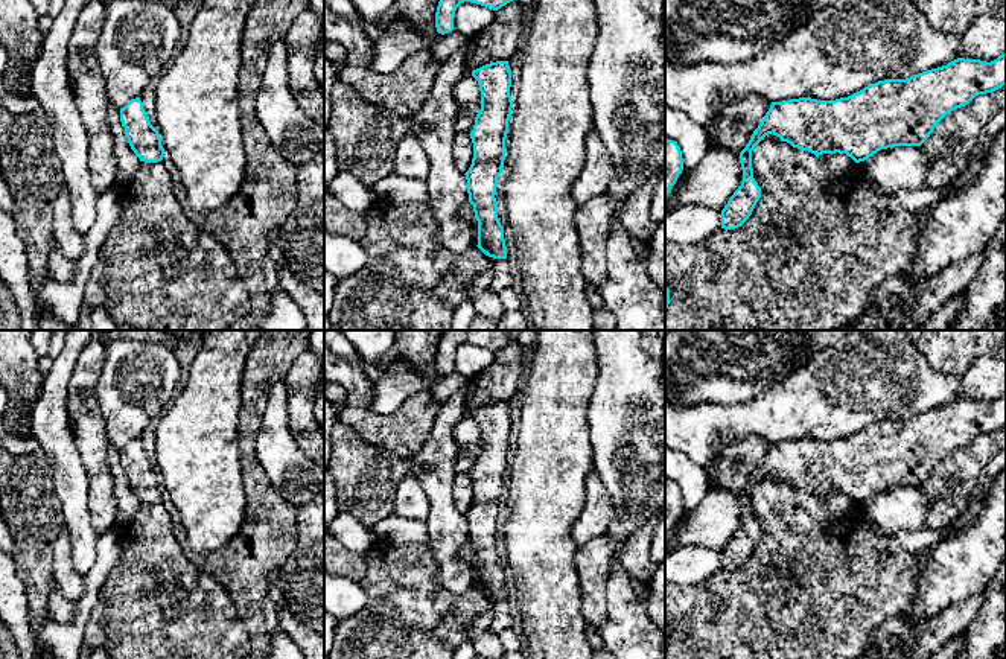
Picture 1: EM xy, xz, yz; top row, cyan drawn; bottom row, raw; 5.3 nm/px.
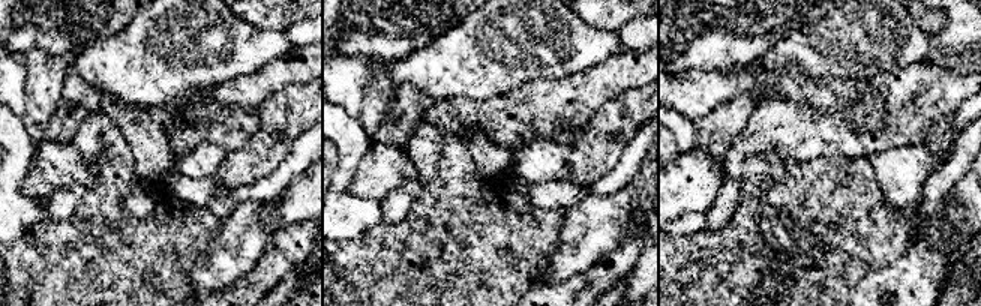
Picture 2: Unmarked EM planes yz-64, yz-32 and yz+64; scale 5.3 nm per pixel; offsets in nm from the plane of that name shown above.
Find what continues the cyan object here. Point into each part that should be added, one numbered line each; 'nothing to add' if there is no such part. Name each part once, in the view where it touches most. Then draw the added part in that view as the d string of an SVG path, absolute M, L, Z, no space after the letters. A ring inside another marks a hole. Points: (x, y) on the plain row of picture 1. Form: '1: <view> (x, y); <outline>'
nothing to add

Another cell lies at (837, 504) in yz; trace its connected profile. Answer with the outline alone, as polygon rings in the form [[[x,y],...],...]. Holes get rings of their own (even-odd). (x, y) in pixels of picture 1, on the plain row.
[[[822,495],[819,496],[820,504],[829,508],[831,513],[840,514],[845,513],[848,508],[854,507],[855,502],[848,498],[846,495]]]

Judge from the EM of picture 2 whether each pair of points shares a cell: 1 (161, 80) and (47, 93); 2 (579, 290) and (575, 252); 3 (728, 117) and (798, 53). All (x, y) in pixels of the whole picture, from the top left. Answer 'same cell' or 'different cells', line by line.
1: different cells
2: different cells
3: different cells

